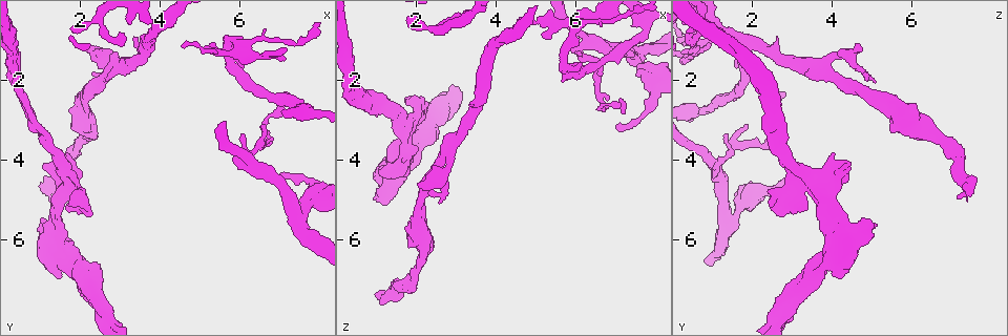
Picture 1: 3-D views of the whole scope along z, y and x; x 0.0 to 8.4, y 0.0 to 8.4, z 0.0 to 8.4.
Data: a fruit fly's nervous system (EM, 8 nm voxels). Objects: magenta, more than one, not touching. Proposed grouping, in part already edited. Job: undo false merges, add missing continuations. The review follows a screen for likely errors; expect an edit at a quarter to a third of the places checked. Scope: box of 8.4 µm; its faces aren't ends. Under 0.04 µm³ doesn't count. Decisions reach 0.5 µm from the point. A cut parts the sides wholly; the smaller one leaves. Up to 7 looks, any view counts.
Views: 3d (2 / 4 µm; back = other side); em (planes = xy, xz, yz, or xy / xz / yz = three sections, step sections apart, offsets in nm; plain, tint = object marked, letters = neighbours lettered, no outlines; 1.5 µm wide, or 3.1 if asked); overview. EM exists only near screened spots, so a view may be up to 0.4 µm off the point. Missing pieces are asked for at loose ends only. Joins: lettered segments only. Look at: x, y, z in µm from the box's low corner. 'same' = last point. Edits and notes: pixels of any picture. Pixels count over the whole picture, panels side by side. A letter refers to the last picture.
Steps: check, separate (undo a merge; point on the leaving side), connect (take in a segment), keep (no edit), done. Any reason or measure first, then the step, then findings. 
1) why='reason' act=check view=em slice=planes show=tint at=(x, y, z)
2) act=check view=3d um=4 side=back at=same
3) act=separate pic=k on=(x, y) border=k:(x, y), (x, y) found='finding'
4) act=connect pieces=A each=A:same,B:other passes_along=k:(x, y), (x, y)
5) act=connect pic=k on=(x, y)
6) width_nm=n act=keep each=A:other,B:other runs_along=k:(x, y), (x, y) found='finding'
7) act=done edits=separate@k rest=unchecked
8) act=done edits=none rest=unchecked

why='thick end' act=check view=em slice=xy step=8 show=tint at=(1.30, 5.65, 5.15)

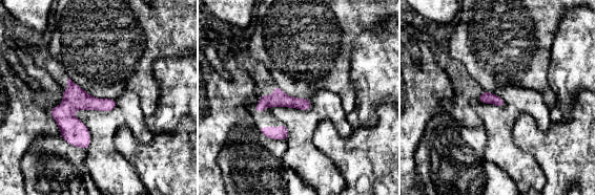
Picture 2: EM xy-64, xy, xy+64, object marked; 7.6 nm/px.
why='another direction' act=check view=em slice=planes show=letters at=same

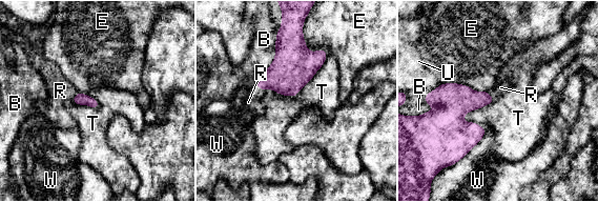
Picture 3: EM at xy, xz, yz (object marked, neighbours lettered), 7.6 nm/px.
longest_contact=T:500nm act=connect pieces=R each=B:other,E:other,R:same,T:other,U:other,W:other found='it goes on there'

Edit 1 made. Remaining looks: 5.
why='branch stops here' act=check view=em um=3.1 slice=planes show=letters at=(1.00, 4.60, 7.45)

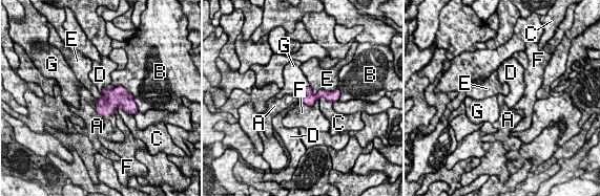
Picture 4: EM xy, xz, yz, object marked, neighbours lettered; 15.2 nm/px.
act=connect pieces=A each=A:same,B:other,C:other,D:other,E:other,F:other,G:other passes_along=4:(105, 106), (100, 114), (97, 126) found='it goes on there'

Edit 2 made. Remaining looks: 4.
act=check view=overview

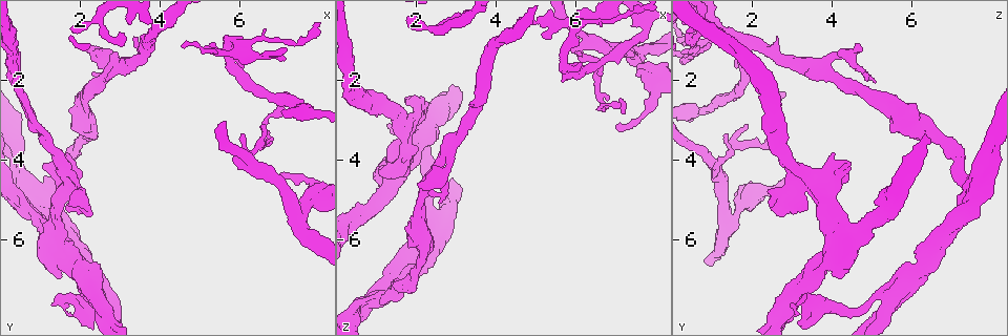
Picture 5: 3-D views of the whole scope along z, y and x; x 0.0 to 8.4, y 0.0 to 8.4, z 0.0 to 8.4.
why='branch stops here' act=check view=em slice=planes show=letters at=(6.10, 3.35, 1.40)

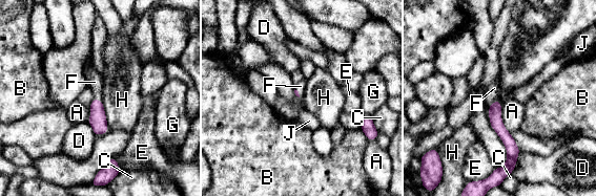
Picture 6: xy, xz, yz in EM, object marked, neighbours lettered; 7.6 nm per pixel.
act=connect pieces=F each=A:other,B:other,C:other,D:other,E:other,F:same,G:other,H:other,J:other passes_along=6:(496, 123), (493, 103), (492, 93) found='the neuron continues'

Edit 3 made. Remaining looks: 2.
act=done edits=connect@3,connect@4,connect@6 rest=unchecked

